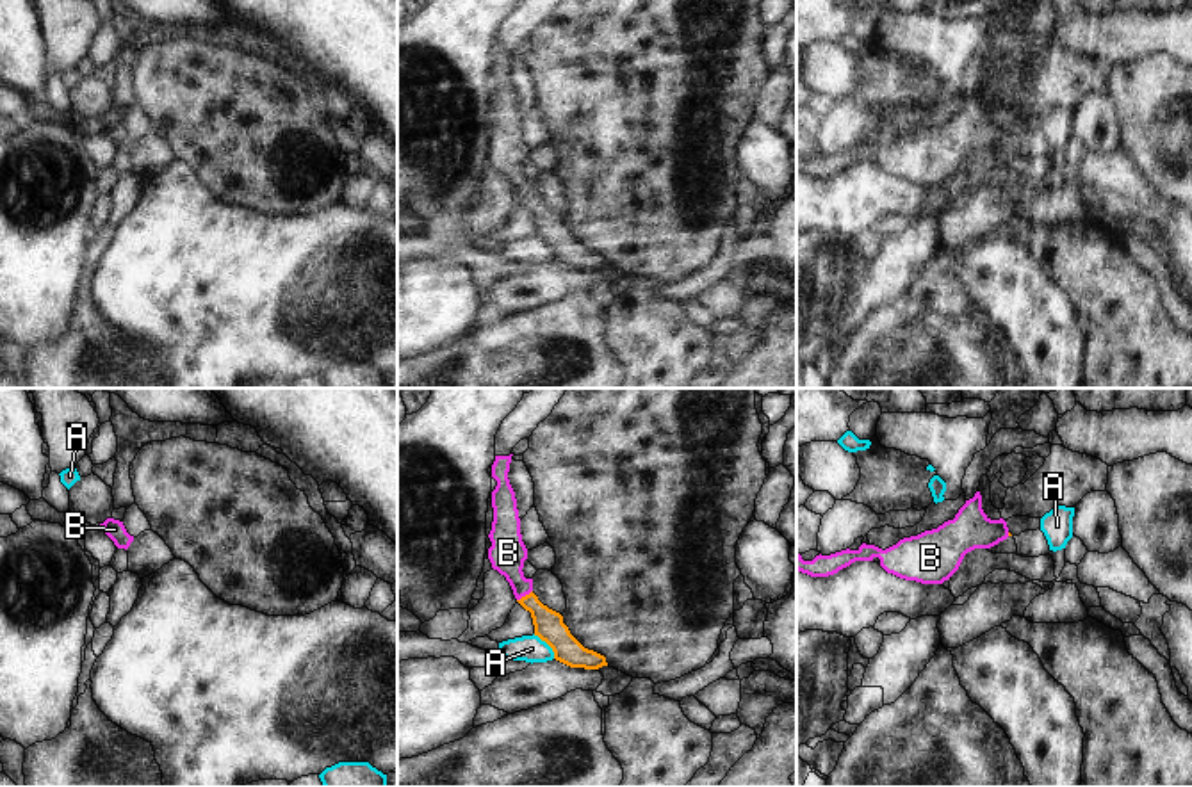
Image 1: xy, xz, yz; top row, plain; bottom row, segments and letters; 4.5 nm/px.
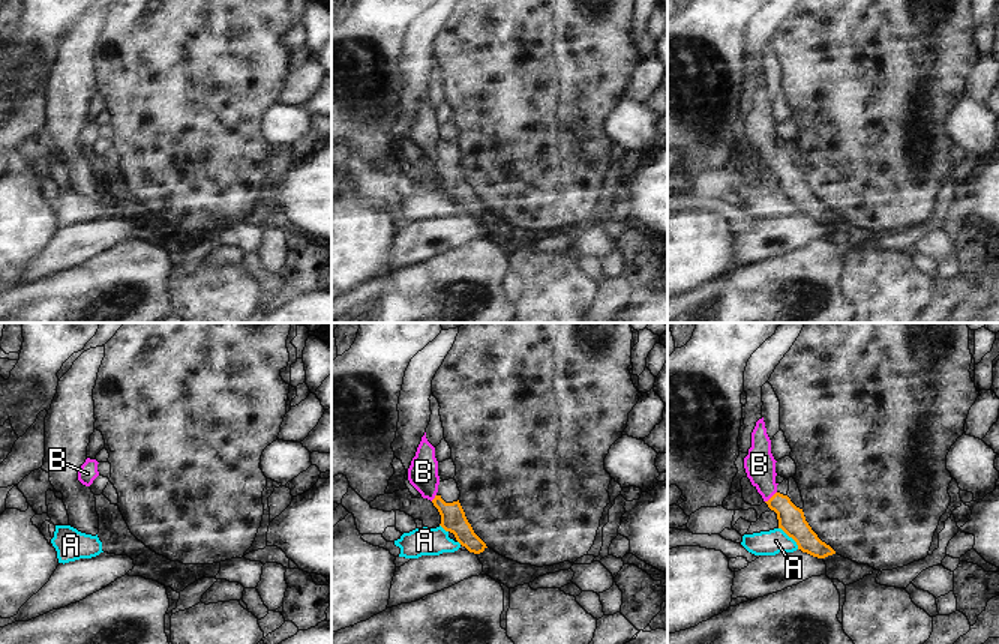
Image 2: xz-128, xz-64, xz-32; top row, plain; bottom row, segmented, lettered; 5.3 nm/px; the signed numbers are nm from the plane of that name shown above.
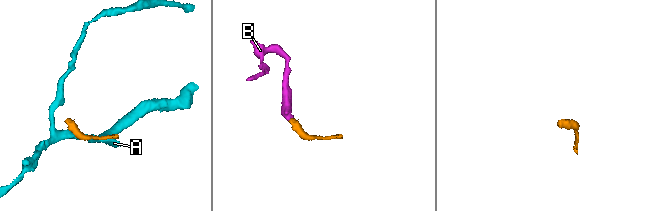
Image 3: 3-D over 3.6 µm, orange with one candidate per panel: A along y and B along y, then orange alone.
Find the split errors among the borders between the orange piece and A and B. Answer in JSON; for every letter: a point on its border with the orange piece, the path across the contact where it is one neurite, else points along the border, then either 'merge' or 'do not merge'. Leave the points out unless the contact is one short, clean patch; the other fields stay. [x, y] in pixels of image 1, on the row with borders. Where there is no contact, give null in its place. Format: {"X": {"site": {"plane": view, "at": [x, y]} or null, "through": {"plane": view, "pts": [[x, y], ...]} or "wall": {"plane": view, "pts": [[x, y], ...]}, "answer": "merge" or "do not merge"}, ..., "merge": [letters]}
{"A": {"site": {"plane": "xz", "at": [547, 643]}, "wall": {"plane": "xz", "pts": [[533, 634], [551, 649], [555, 657]]}, "answer": "do not merge"}, "B": {"site": {"plane": "xz", "at": [526, 595]}, "through": {"plane": "xz", "pts": [[549, 627], [526, 595], [510, 567], [508, 552]]}, "answer": "merge"}, "merge": ["B"]}

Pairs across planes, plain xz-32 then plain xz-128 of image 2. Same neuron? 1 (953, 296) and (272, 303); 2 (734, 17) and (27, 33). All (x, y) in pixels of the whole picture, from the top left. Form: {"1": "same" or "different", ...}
{"1": "same", "2": "same"}

